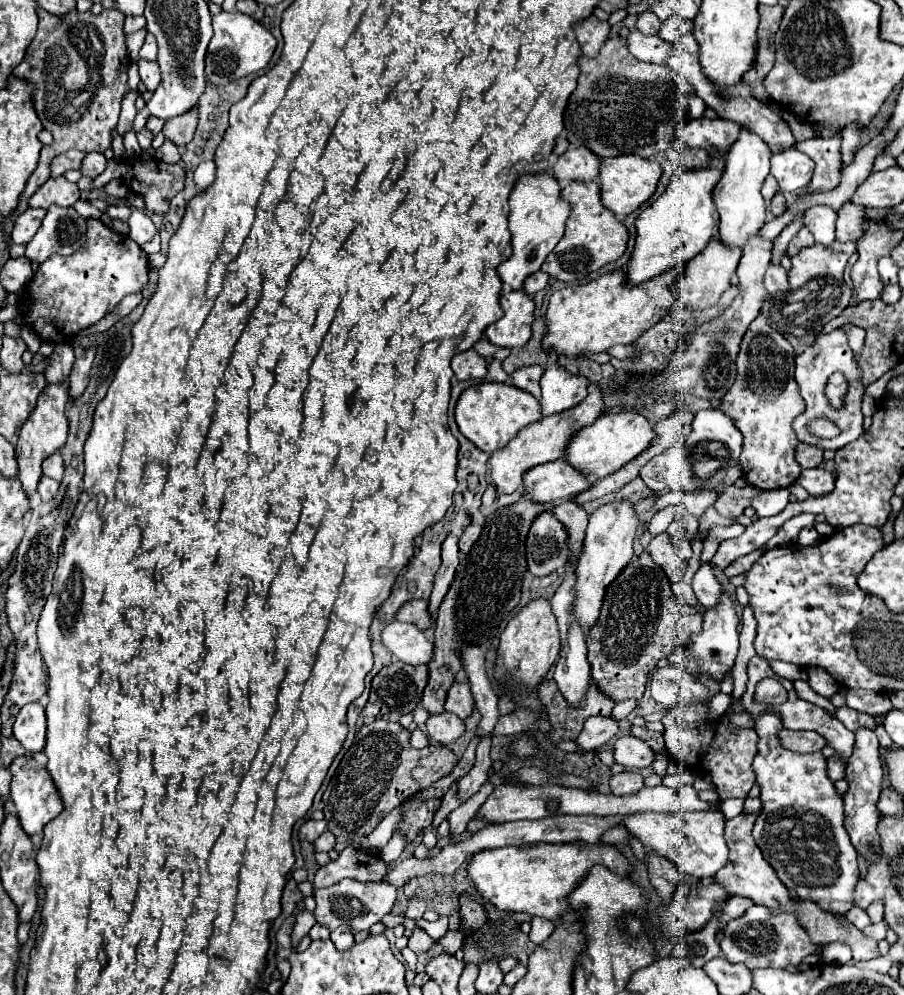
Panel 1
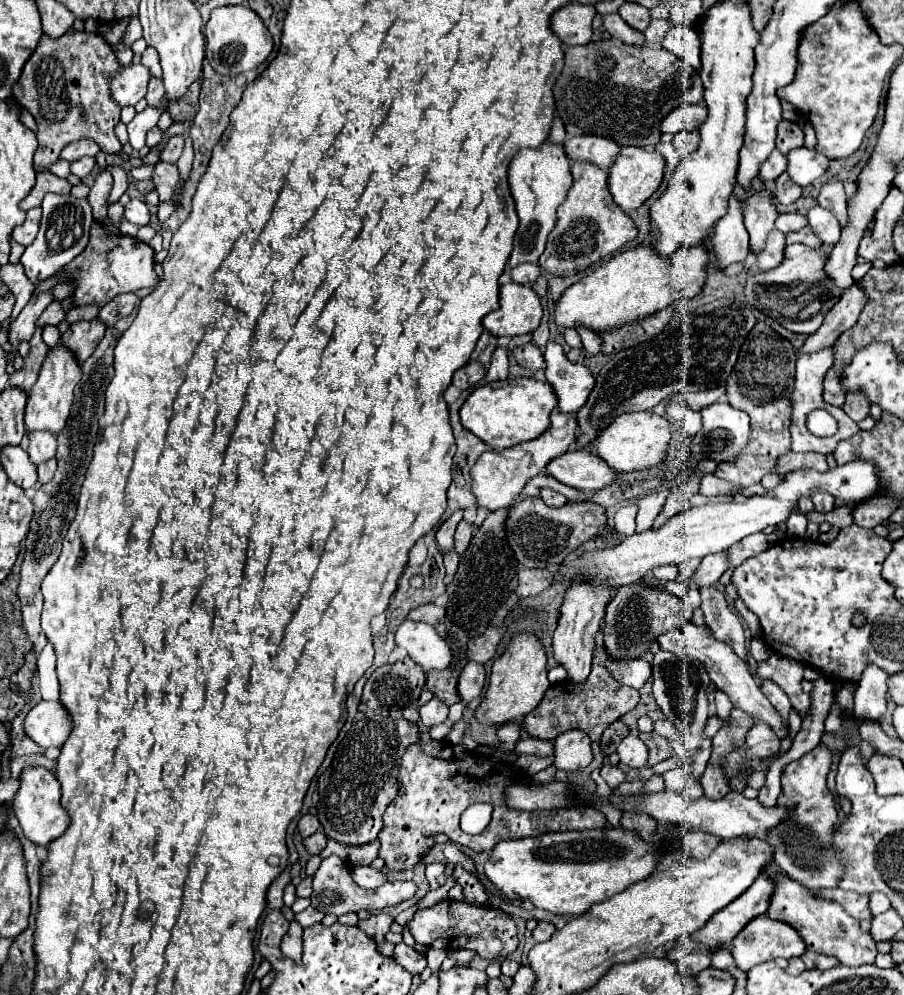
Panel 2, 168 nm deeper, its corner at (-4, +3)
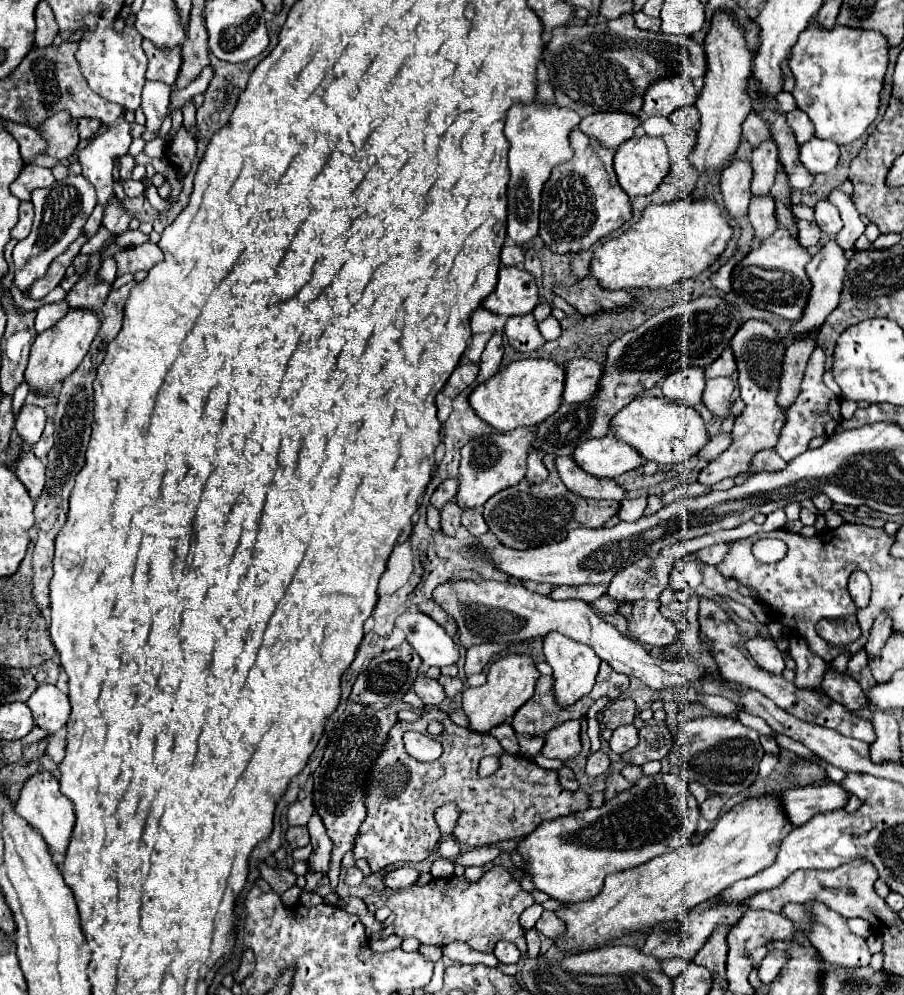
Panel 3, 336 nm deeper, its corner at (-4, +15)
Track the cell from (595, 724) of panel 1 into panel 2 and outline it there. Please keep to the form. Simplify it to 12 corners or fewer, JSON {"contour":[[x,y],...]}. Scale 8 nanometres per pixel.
{"contour":[[581,730],[555,738],[555,768],[579,770],[591,762]]}

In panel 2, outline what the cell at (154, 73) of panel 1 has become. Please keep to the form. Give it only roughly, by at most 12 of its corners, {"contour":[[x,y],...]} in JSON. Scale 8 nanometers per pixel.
{"contour":[[151,78],[147,104],[167,110],[163,80]]}

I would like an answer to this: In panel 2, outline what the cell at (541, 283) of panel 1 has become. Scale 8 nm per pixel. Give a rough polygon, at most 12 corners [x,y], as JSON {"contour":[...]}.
{"contour":[[539,264],[511,268],[513,282],[531,286],[541,274]]}

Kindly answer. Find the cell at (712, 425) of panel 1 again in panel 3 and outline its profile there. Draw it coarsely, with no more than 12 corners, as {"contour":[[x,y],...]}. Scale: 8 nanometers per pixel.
{"contour":[[713,378],[703,390],[703,404],[715,418],[731,416],[731,378]]}

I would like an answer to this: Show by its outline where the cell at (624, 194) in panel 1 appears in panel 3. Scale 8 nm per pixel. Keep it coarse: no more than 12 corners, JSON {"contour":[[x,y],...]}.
{"contour":[[663,138],[625,140],[615,152],[629,198],[651,194],[669,172]]}

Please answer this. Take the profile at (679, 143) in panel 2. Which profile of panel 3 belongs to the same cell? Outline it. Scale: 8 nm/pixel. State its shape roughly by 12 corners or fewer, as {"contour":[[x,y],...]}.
{"contour":[[695,106],[679,108],[669,118],[671,124],[693,128],[699,122]]}

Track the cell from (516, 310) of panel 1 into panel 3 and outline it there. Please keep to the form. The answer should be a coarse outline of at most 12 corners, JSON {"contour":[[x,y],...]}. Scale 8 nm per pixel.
{"contour":[[501,266],[483,308],[503,316],[531,314],[539,288],[533,274]]}

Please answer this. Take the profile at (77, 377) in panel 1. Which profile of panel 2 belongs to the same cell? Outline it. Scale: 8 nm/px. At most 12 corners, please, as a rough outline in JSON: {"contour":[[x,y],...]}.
{"contour":[[99,318],[73,322],[61,336],[83,362],[101,342]]}

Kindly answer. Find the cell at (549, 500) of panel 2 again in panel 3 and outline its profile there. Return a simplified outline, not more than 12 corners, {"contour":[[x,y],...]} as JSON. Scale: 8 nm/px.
{"contour":[[533,450],[529,456],[527,480],[543,484],[549,470]]}

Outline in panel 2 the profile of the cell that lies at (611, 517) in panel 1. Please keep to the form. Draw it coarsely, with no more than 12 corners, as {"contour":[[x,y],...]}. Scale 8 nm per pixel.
{"contour":[[573,584],[553,634],[553,658],[567,680],[591,672],[607,586]]}

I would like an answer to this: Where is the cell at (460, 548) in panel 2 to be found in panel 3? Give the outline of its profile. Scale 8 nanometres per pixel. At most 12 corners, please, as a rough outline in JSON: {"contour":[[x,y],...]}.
{"contour":[[449,502],[441,512],[441,530],[455,536],[461,526],[461,508]]}

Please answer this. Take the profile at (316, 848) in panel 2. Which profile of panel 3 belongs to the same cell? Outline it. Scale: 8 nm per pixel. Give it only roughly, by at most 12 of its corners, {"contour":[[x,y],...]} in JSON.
{"contour":[[289,828],[287,840],[291,848],[311,842],[307,828]]}

